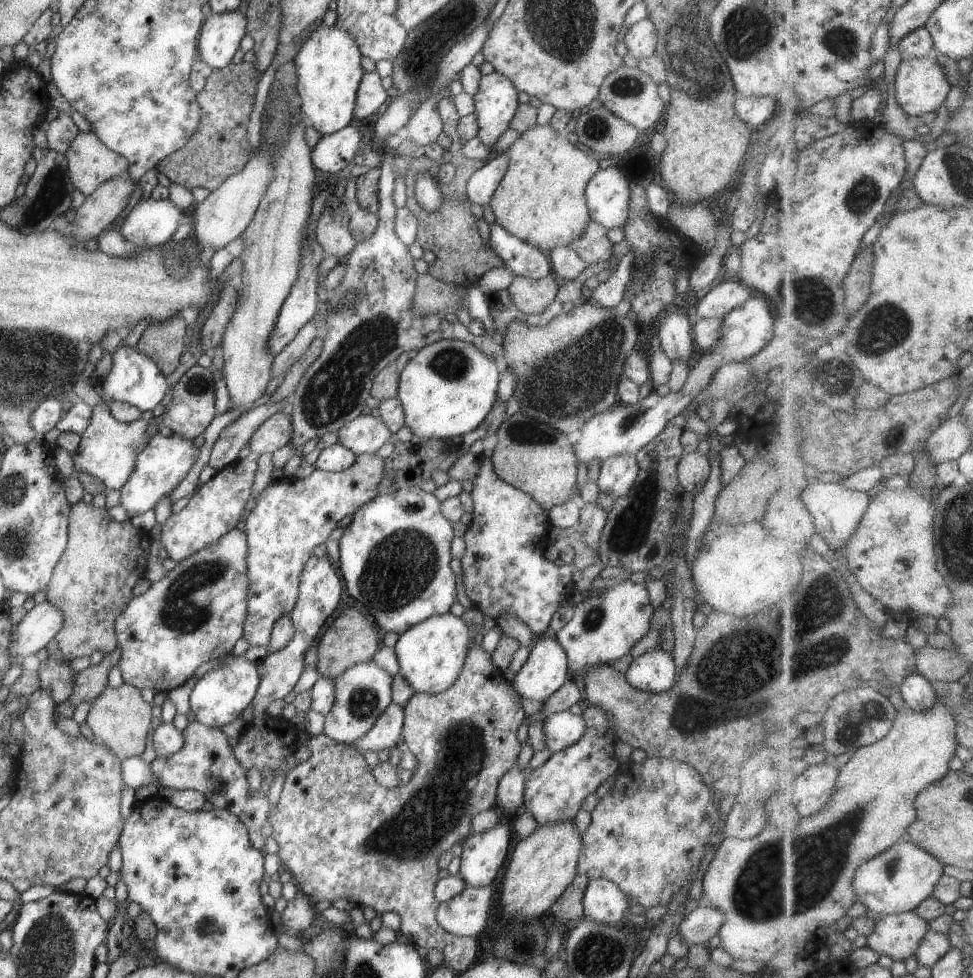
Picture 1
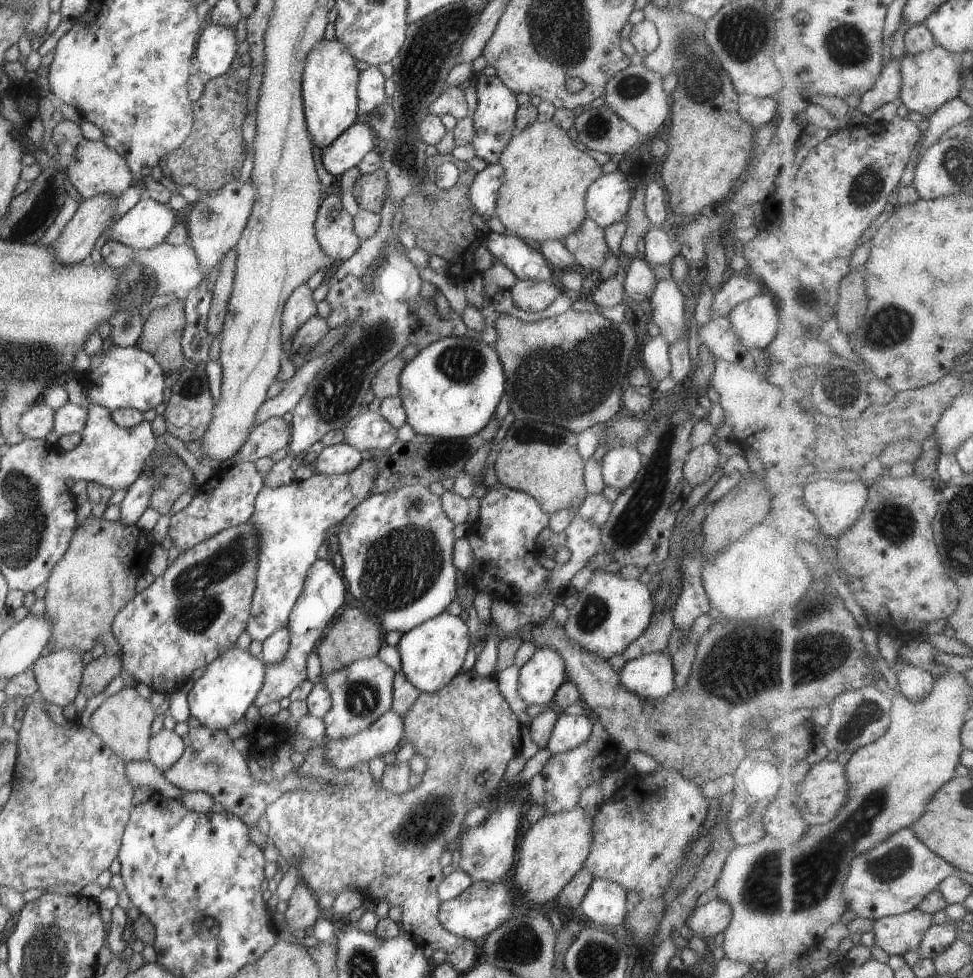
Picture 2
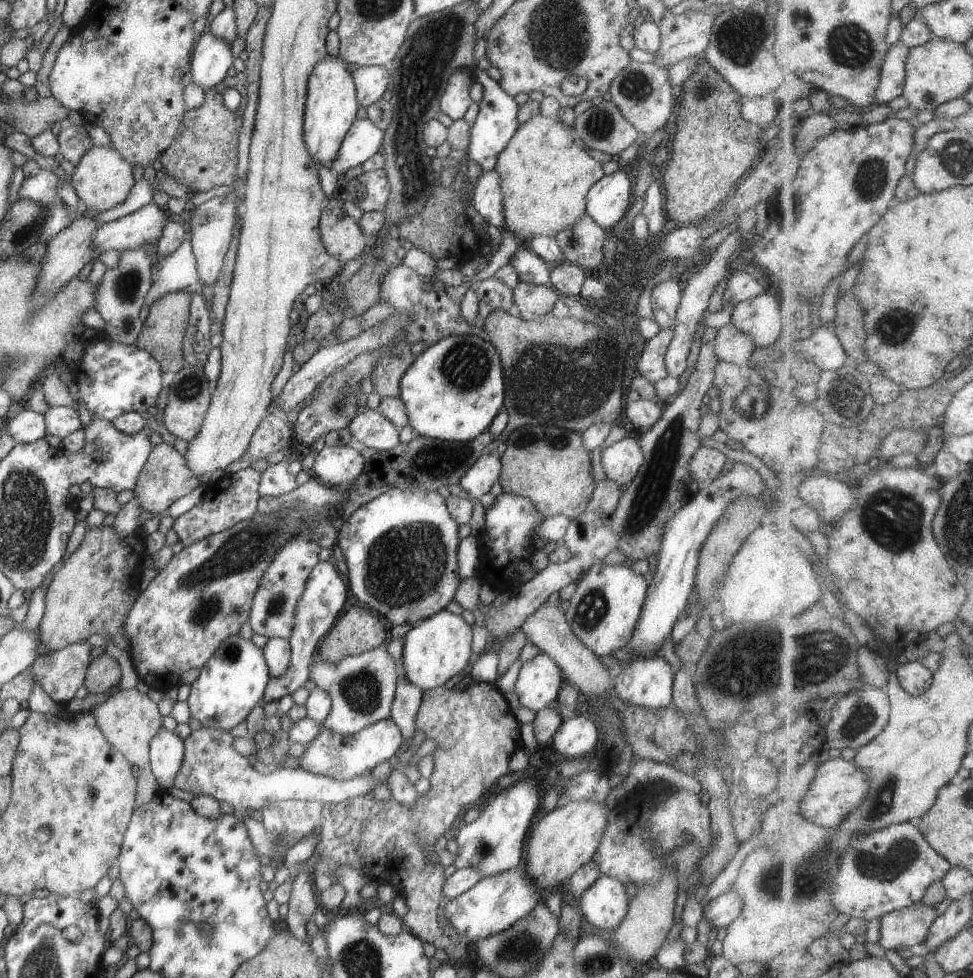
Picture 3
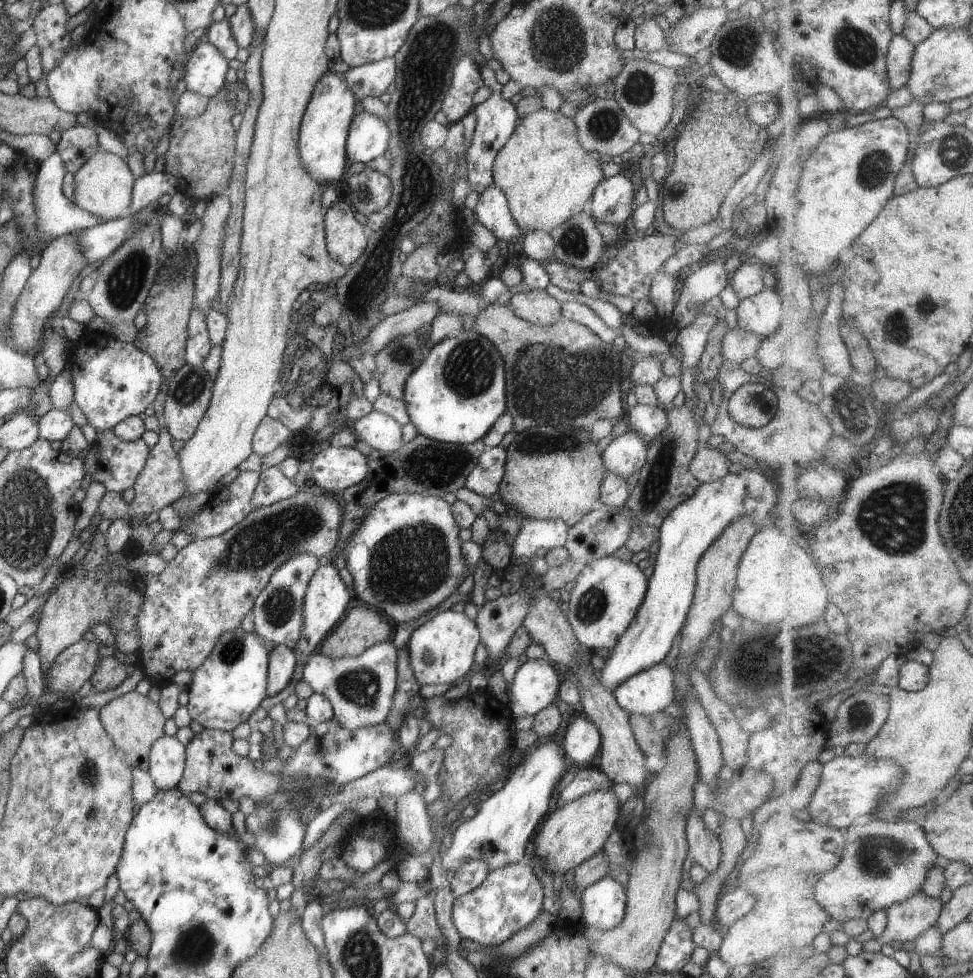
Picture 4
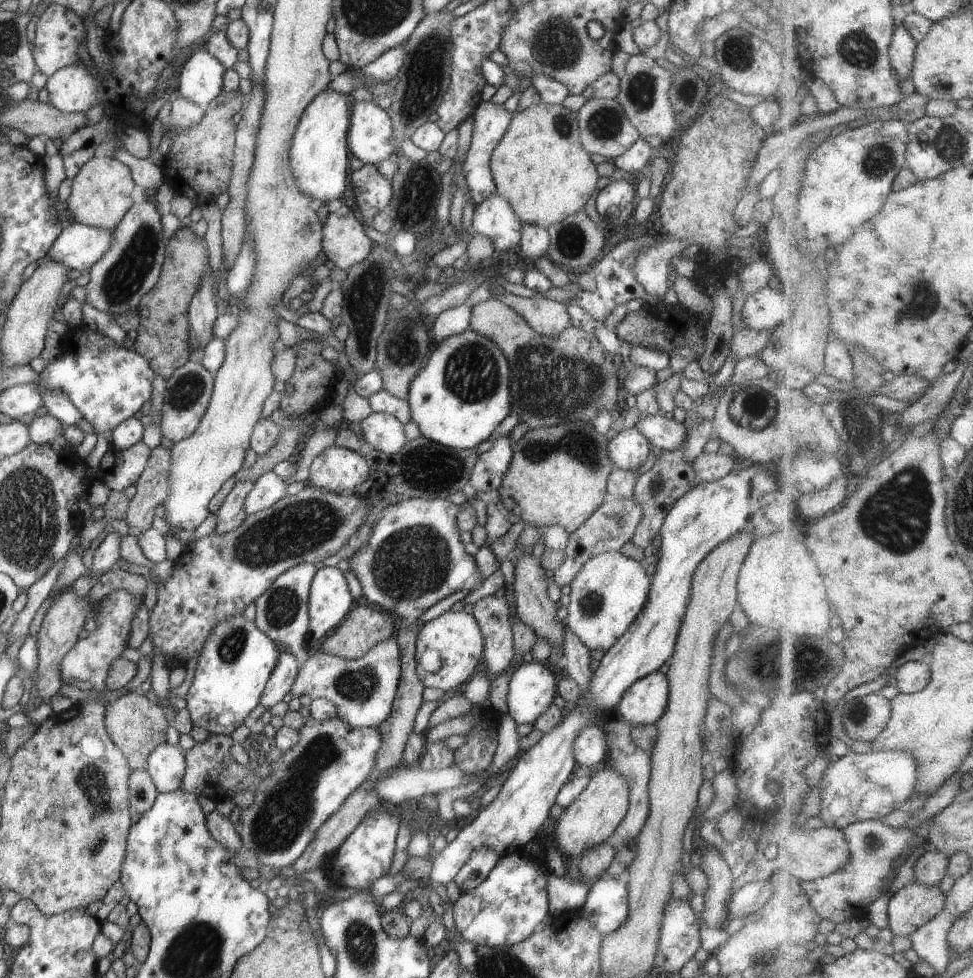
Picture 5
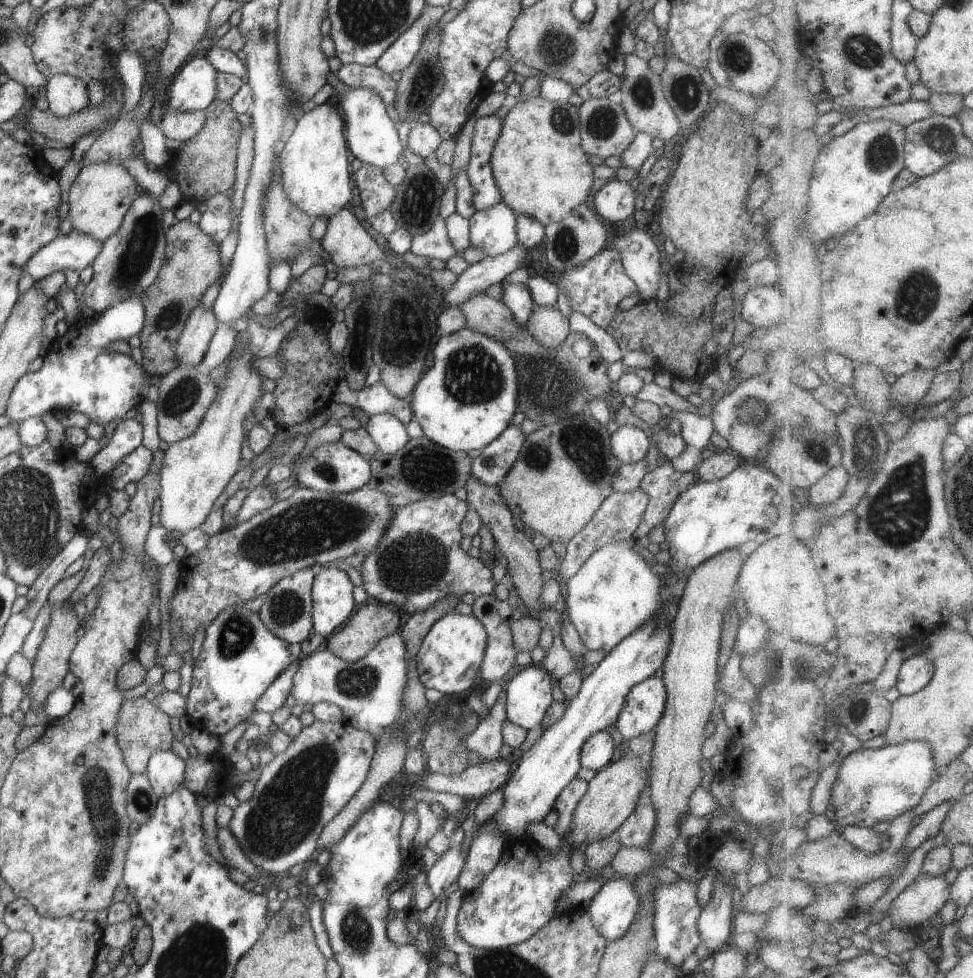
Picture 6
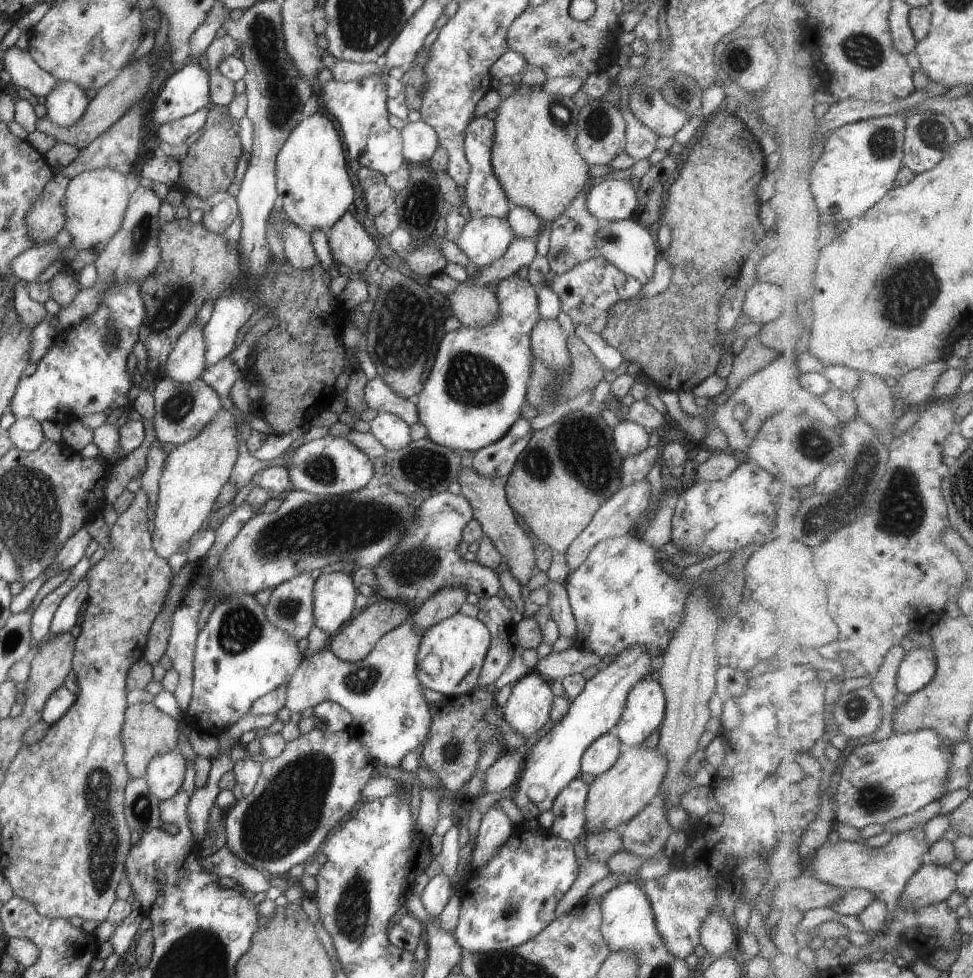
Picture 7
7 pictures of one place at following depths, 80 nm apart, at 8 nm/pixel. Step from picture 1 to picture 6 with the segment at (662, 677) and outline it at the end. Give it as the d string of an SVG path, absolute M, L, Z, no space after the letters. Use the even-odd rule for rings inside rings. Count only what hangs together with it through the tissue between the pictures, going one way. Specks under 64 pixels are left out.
M651 675L634 684L615 720L615 727L623 740L653 729L663 714L665 701L662 678Z

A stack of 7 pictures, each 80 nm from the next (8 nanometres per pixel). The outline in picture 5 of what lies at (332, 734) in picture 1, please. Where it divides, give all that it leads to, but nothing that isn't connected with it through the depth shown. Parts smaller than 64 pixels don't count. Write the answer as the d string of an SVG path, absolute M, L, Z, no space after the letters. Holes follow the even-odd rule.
M397 635L371 646L360 658L347 660L318 650L301 661L289 693L291 698L308 696L313 700L323 697L333 702L342 722L358 728L378 728L389 716L401 676L401 654Z

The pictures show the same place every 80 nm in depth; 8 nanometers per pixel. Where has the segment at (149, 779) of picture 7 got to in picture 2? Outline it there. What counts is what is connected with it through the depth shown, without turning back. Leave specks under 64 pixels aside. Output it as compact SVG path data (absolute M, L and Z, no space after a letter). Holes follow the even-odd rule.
M159 729L156 734L150 736L148 742L148 759L155 768L161 772L166 771L181 756L185 743L173 729Z

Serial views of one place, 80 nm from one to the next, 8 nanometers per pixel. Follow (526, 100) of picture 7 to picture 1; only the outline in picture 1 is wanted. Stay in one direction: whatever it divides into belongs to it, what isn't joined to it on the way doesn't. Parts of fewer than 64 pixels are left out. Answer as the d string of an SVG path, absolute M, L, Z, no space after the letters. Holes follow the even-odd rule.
M536 124L521 133L506 151L508 163L505 174L497 183L488 202L495 217L494 222L515 238L521 239L521 242L534 246L545 255L549 254L552 248L569 247L571 241L583 234L590 221L584 186L599 169L597 161L587 156L581 148L569 143L564 132L554 131L548 124Z

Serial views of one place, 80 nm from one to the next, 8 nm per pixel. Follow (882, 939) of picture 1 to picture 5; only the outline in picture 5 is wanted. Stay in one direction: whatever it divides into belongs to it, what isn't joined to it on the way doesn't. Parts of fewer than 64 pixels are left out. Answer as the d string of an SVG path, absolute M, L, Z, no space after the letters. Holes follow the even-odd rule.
M917 882L911 883L906 887L903 887L892 898L889 904L889 931L888 934L895 936L907 936L911 937L915 932L919 931L919 928L929 924L933 918L937 918L941 912L946 909L946 900L948 894L943 893L939 886L935 888L929 888L929 886L923 886Z

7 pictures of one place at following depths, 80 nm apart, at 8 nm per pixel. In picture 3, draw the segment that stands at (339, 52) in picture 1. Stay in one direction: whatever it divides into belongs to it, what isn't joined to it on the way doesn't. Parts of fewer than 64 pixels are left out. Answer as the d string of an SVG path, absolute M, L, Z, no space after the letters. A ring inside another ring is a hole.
M326 53L311 68L311 74L307 76L307 96L305 96L304 106L302 138L305 150L311 156L311 162L315 167L330 168L331 162L335 160L335 156L339 152L339 146L343 142L345 132L355 120L358 108L351 73L345 68L339 54L331 56Z

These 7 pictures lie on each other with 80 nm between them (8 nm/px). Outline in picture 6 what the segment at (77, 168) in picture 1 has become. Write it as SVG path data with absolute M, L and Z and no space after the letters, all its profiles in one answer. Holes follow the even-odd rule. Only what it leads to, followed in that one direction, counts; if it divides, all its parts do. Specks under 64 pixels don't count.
M101 163L89 164L77 173L68 188L68 216L71 228L77 234L87 234L97 242L103 242L119 226L125 211L135 195L135 182L124 166Z

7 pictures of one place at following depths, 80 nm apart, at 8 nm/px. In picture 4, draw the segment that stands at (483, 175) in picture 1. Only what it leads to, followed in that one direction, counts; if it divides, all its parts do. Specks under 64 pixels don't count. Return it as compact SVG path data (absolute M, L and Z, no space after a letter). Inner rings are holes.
M494 184L487 186L485 192L479 194L473 212L476 222L491 232L498 244L515 240L523 234L511 218L505 196Z

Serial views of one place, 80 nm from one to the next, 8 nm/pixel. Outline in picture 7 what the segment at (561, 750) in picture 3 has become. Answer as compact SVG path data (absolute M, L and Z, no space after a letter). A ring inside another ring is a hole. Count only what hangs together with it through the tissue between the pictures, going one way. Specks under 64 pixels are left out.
M613 731L605 732L585 748L580 761L580 774L588 774L595 778L605 773L605 770L609 770L615 763L623 749Z

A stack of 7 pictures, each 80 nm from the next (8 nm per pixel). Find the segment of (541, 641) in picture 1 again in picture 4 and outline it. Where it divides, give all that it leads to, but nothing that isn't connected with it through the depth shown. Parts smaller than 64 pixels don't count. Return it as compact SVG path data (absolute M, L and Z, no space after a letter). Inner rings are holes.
M529 657L525 664L518 666L515 676L513 676L513 682L508 689L510 697L506 707L512 716L512 720L521 718L521 716L534 715L546 705L556 702L558 687L559 678L557 678L555 670L549 666L548 660Z

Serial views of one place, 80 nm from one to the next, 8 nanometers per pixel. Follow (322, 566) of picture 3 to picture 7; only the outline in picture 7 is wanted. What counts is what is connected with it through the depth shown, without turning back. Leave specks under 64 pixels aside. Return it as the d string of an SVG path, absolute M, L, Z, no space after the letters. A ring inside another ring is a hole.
M343 572L321 574L313 584L313 625L327 635L337 632L354 609L356 587Z

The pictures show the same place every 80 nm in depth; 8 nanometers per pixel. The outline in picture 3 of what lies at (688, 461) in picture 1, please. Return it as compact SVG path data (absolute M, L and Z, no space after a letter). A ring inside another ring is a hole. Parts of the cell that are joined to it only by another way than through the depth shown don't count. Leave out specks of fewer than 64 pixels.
M700 446L689 460L689 475L699 485L710 483L718 476L725 460L721 452Z

